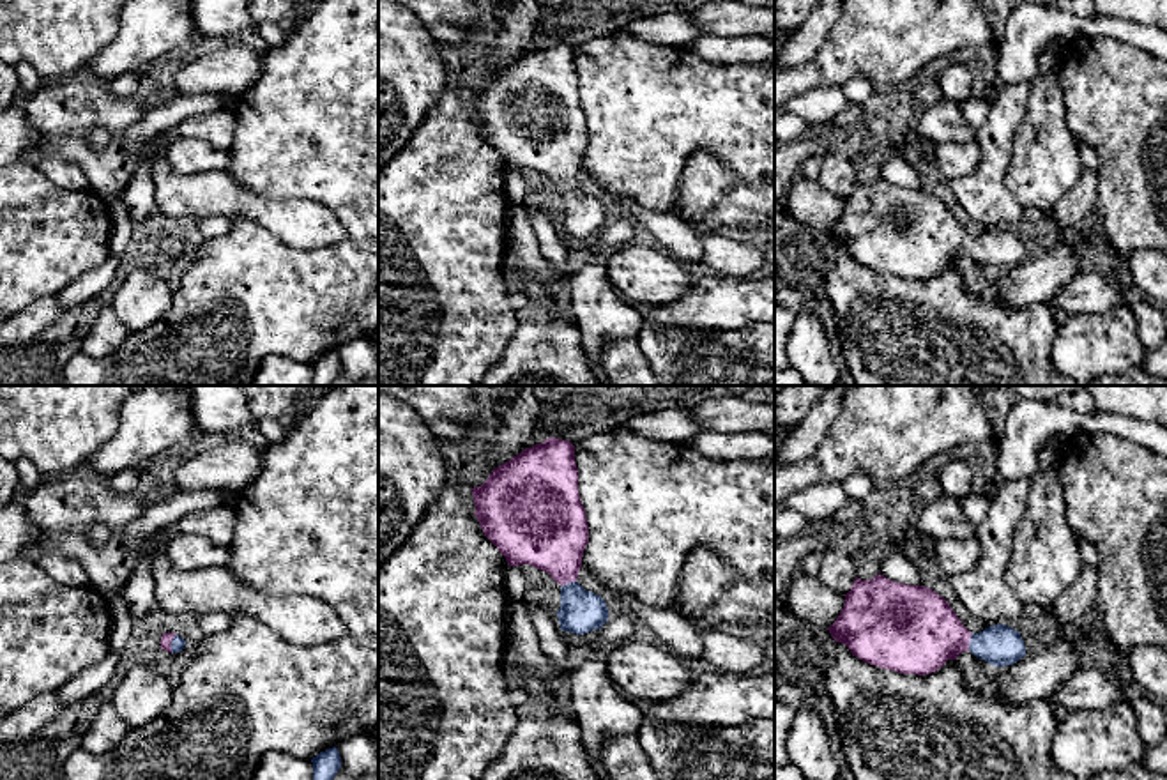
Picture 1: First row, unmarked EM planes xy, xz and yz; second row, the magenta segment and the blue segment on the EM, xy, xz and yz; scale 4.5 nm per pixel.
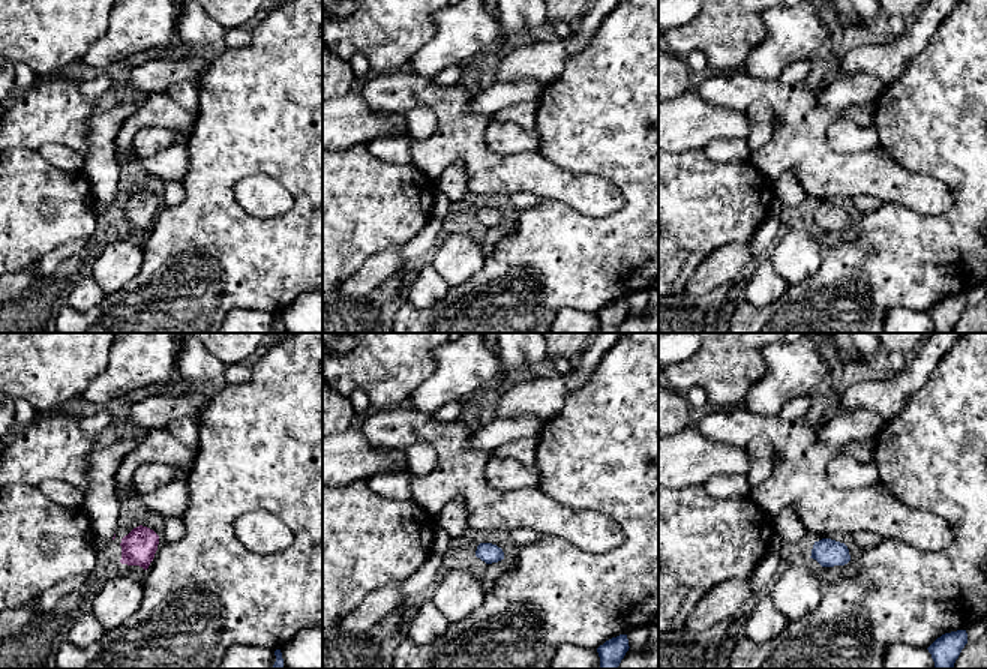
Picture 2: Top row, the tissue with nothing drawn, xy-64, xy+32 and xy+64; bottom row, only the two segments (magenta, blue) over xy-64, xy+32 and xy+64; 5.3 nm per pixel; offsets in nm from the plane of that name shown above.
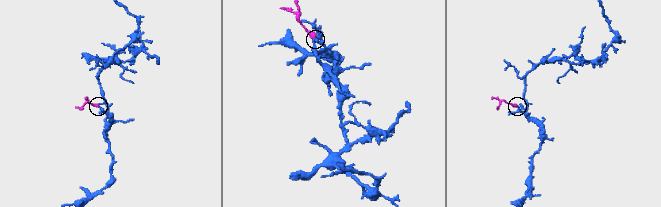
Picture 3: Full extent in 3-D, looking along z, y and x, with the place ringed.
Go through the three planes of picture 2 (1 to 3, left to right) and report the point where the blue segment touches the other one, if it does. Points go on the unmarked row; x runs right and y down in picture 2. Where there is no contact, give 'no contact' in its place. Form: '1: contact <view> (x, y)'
1: no contact
2: no contact
3: no contact

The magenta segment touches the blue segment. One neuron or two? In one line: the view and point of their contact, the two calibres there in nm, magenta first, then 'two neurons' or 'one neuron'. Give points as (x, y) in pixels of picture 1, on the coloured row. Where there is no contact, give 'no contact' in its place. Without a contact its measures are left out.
xy (170, 642) | 50/70 nm | one neuron

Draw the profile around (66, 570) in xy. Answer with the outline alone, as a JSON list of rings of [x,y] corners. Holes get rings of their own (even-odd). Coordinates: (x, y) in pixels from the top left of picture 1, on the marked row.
[[[46,554],[35,564],[55,582],[64,585],[85,585],[88,578],[76,557],[62,554]]]

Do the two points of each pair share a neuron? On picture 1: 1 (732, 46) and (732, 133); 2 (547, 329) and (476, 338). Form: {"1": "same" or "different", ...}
{"1": "different", "2": "different"}

